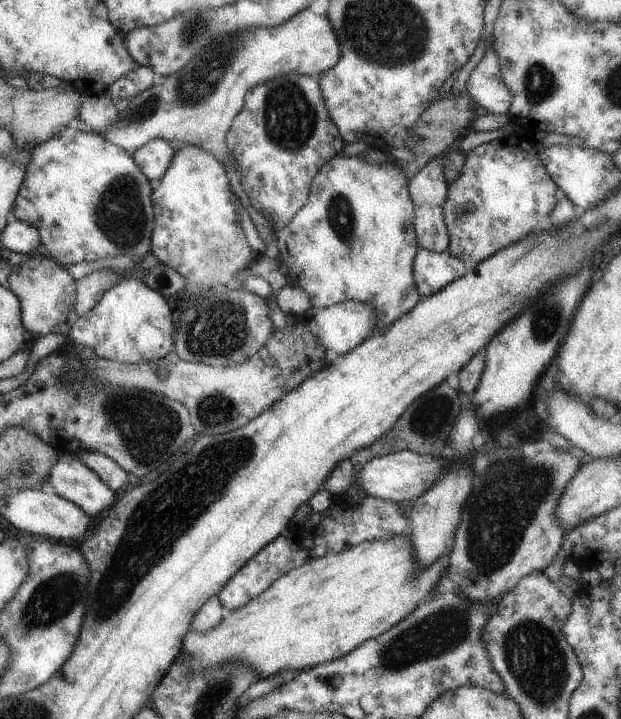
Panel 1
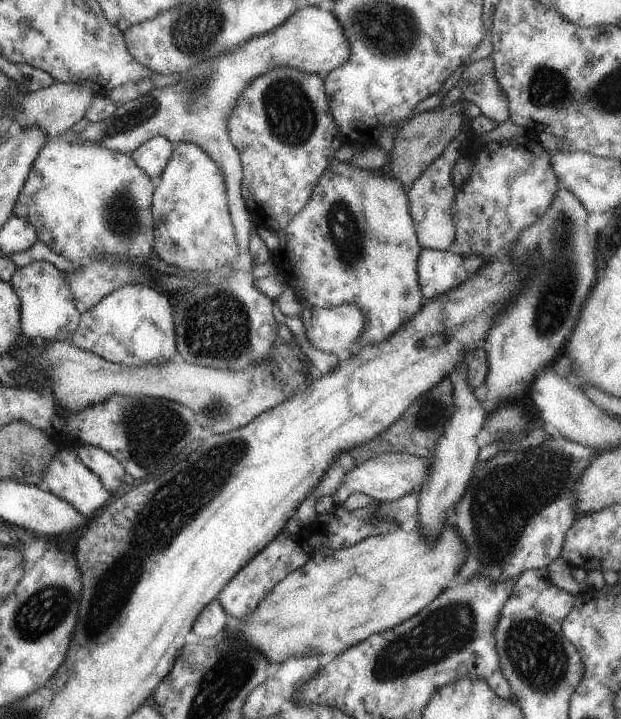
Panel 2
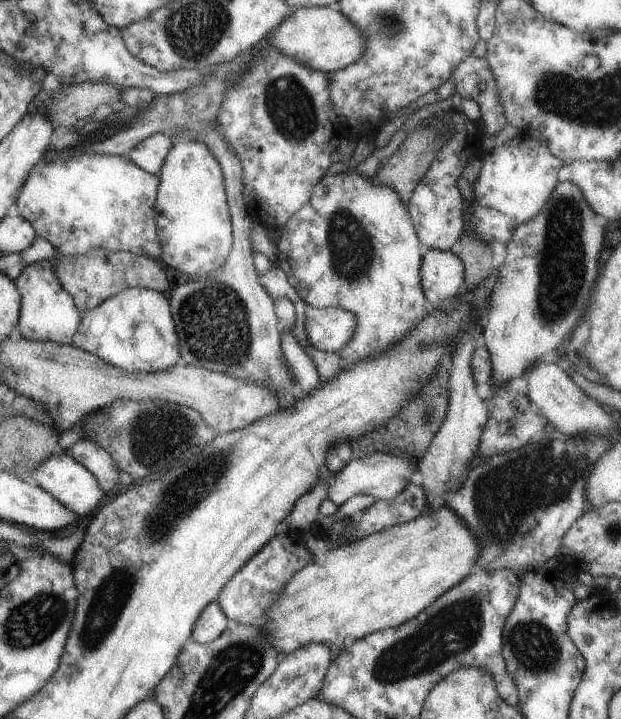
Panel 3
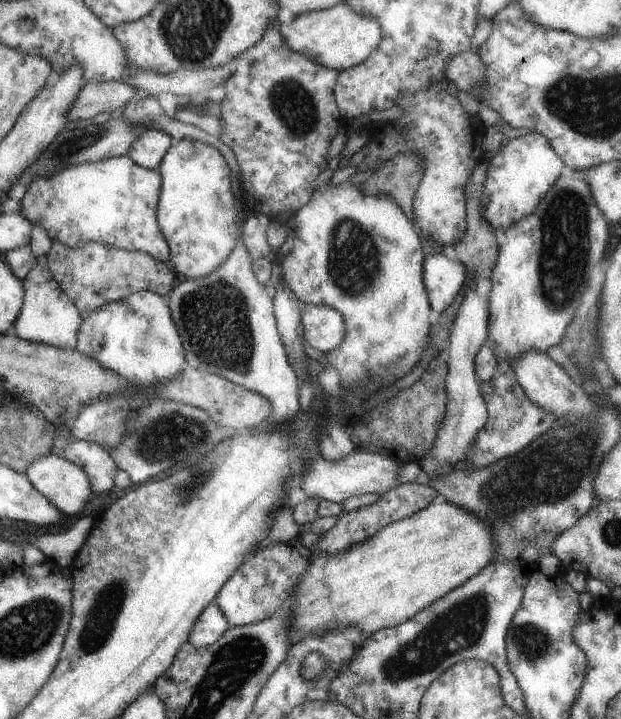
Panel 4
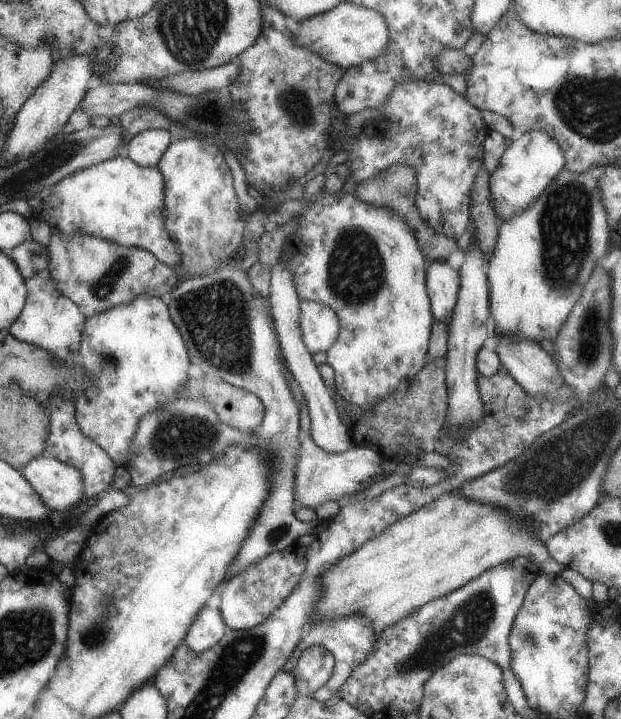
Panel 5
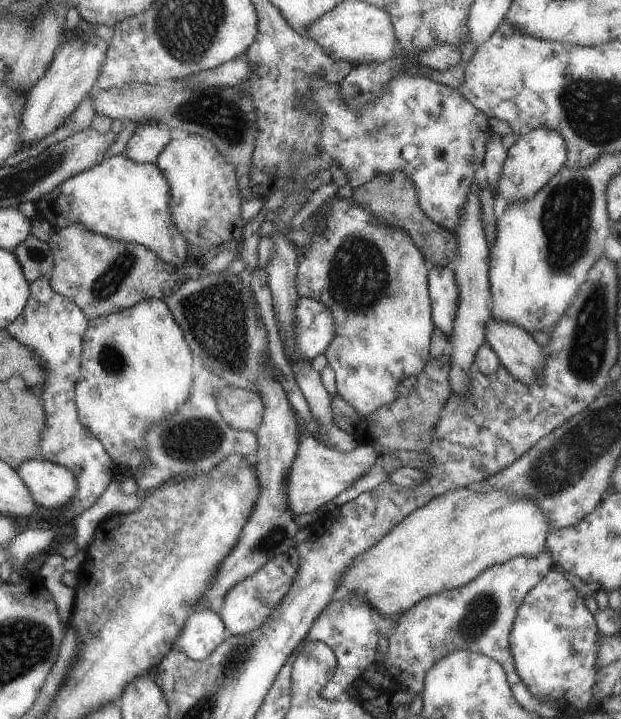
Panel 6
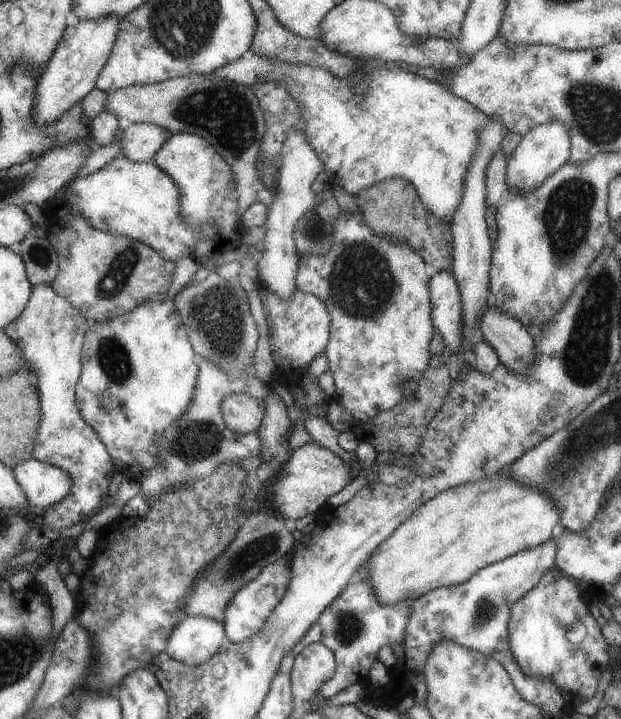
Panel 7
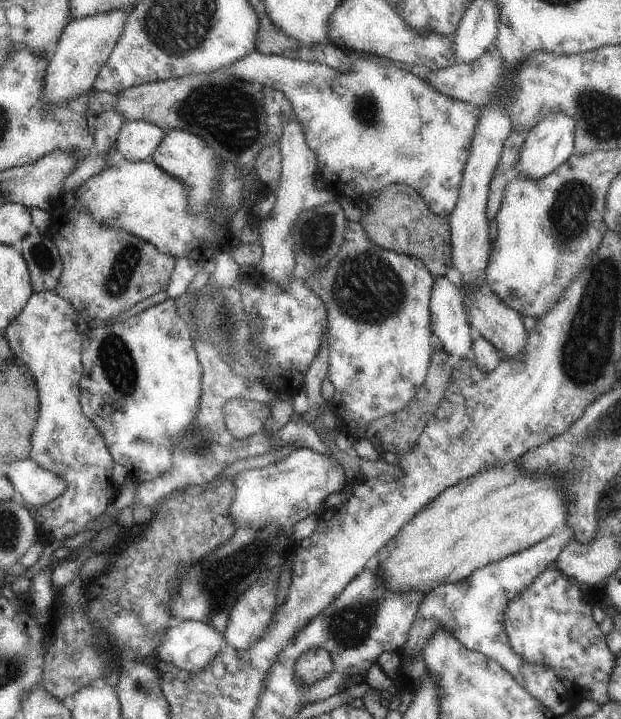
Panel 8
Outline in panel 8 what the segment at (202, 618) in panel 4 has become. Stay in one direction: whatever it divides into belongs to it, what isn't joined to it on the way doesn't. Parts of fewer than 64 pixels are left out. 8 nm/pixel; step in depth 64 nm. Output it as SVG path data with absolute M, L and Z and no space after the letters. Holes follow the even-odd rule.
M186 620L166 630L155 655L158 661L194 674L209 666L224 641L220 630L208 626L208 622Z

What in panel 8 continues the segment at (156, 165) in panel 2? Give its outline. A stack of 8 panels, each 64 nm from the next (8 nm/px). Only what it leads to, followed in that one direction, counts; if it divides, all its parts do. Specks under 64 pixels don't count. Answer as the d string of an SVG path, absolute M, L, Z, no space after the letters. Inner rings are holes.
M125 120L118 131L114 147L126 160L150 160L160 146L164 133L163 128L145 120Z

